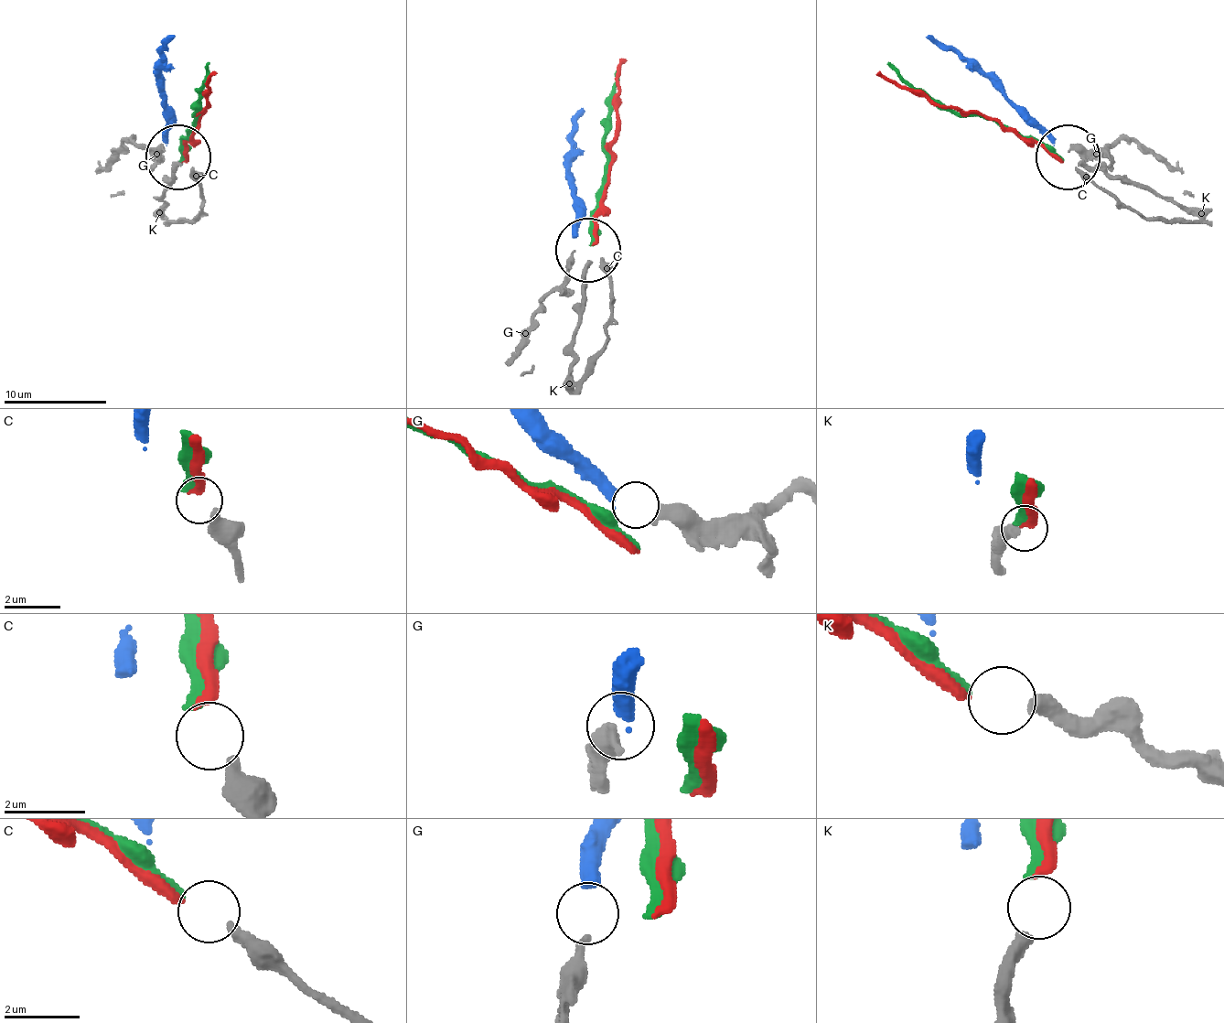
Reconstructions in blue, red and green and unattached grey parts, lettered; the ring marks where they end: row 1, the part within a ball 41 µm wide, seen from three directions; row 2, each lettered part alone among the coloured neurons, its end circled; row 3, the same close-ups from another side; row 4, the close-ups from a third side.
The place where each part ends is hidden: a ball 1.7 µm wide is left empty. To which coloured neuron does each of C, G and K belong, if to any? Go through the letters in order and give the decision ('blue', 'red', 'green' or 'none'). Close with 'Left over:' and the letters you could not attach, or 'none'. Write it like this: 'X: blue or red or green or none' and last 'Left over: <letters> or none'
C: red
G: none
K: green
Left over: G

